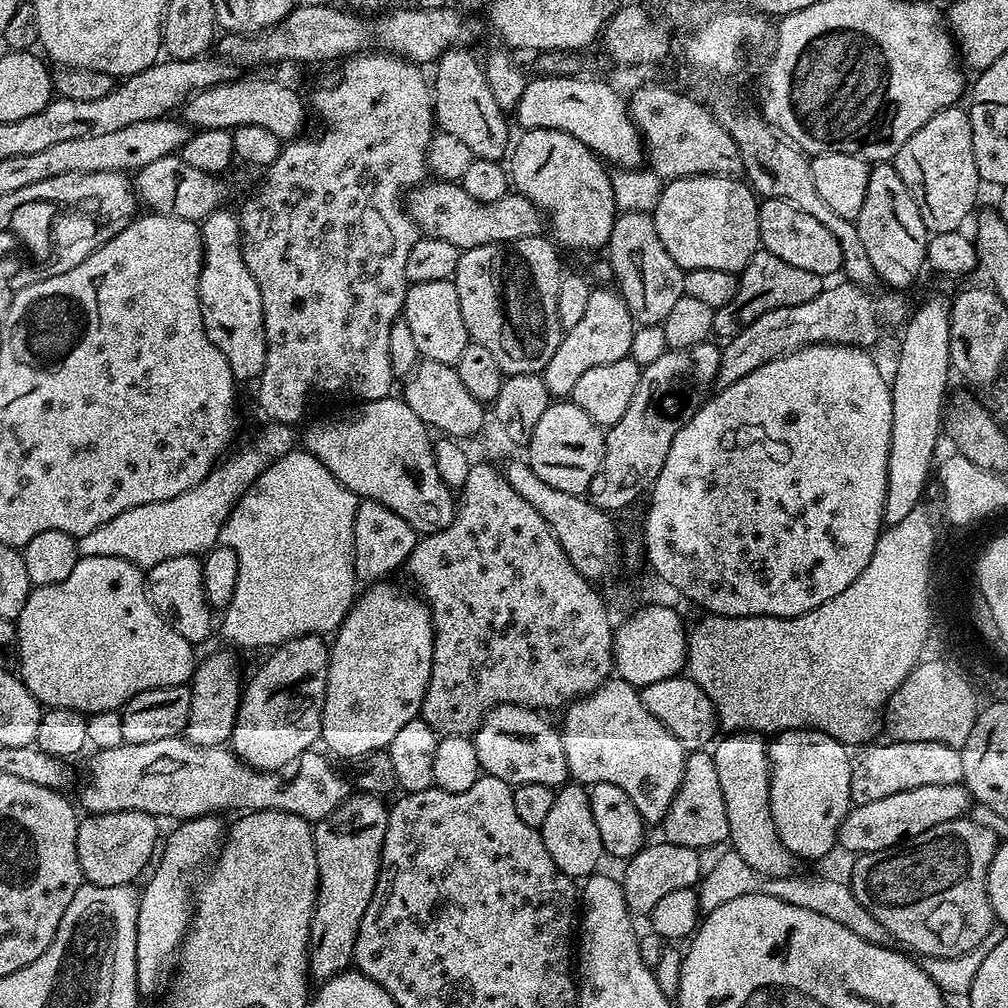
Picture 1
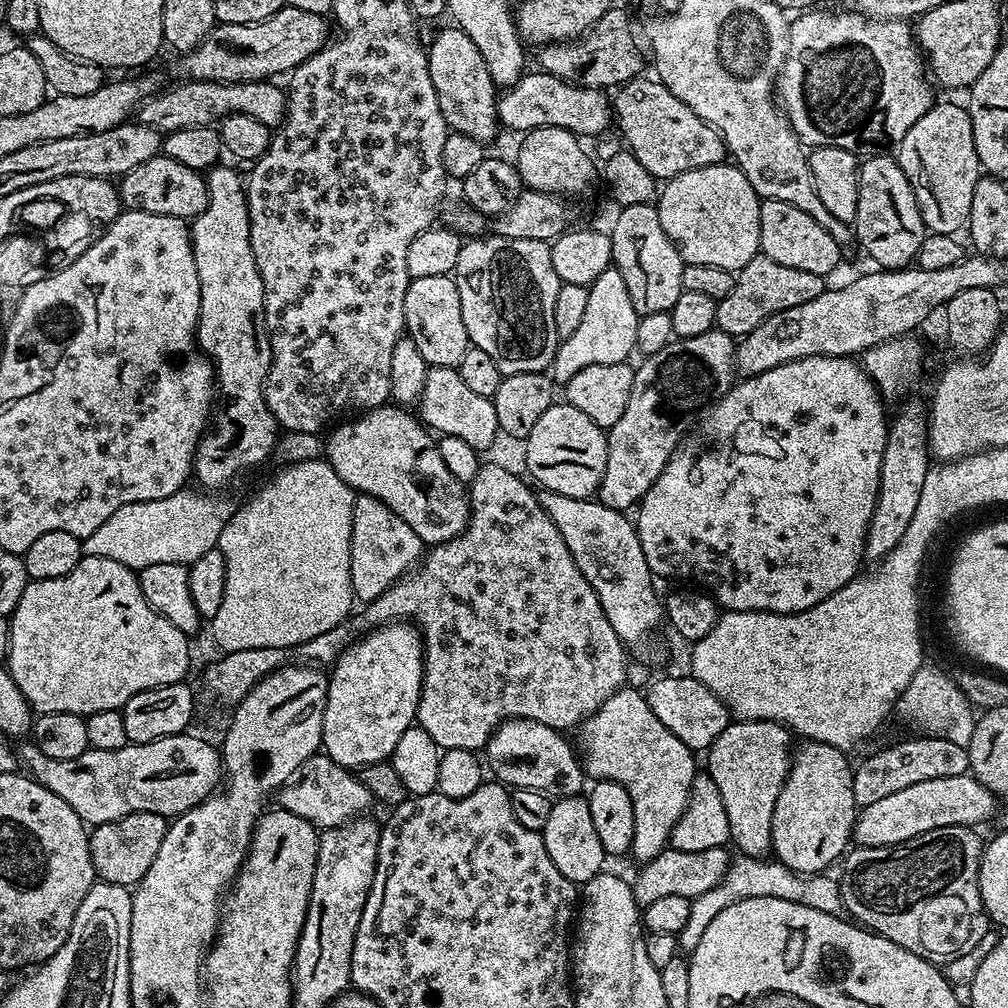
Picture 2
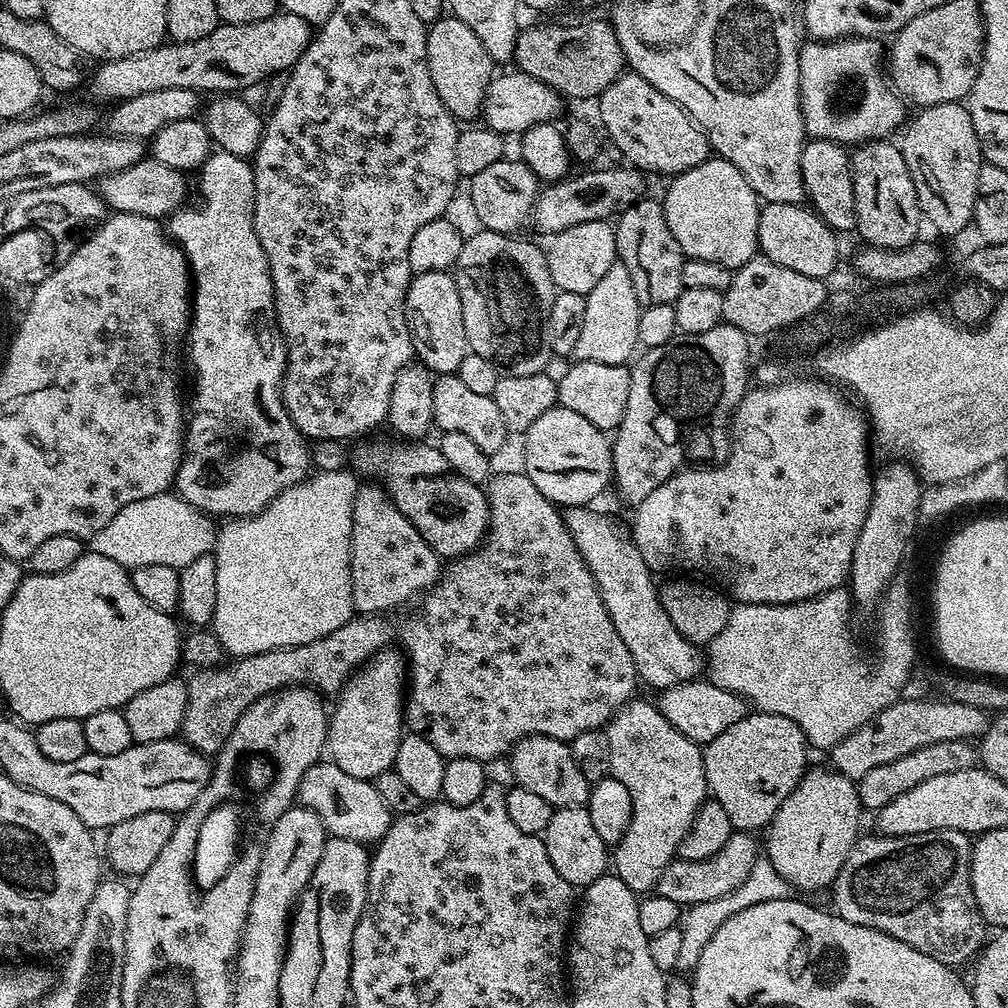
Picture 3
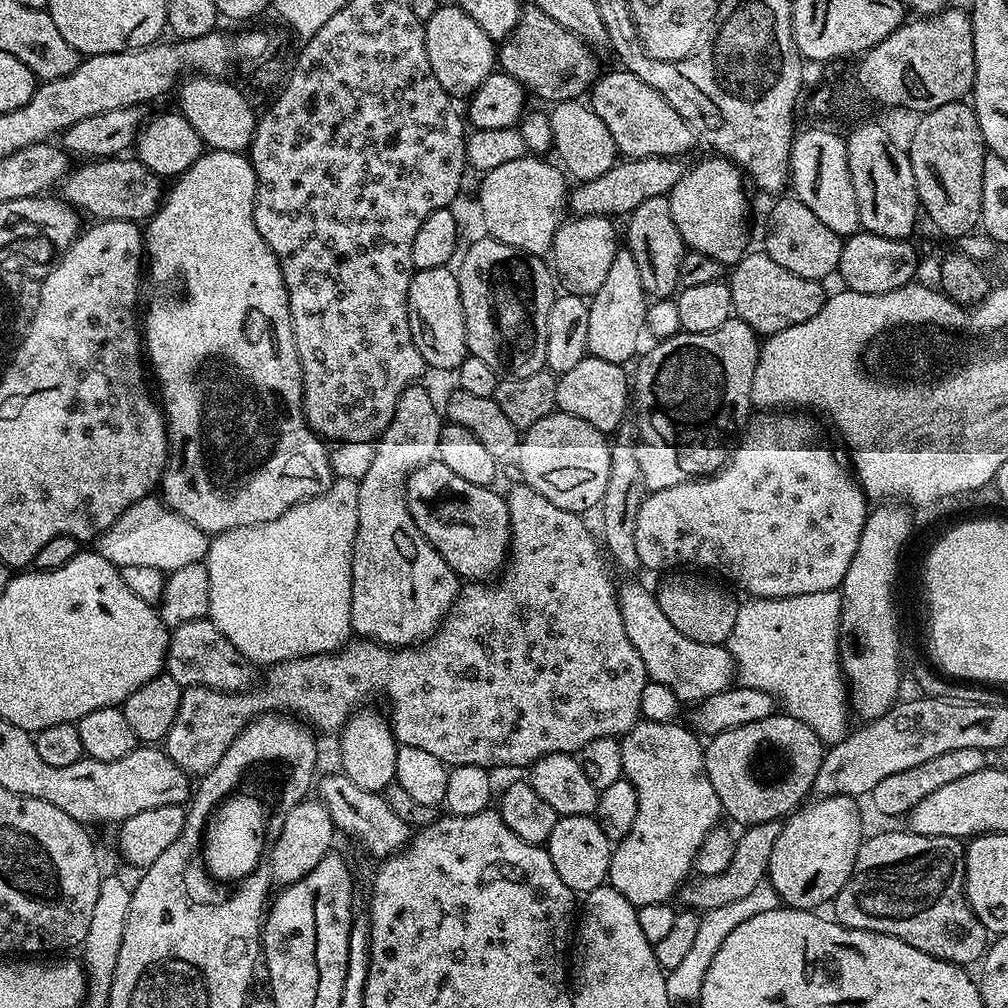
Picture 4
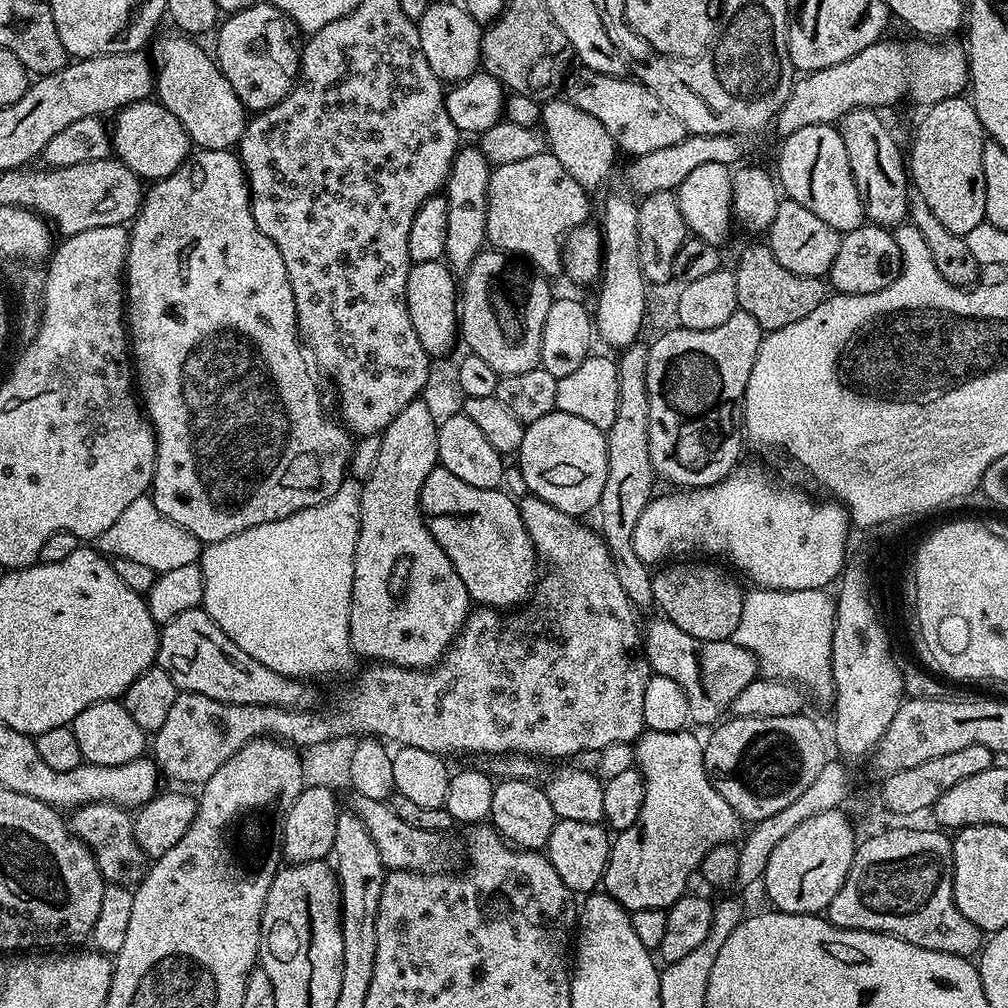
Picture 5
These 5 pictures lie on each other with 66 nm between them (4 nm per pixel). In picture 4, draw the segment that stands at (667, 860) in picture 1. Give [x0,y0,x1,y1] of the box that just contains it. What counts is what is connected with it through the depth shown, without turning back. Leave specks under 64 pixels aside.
[678,819,781,910]

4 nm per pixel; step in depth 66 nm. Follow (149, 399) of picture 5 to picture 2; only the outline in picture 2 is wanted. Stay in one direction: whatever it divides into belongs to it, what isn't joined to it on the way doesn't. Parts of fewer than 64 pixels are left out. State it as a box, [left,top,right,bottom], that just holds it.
[190,166,278,490]

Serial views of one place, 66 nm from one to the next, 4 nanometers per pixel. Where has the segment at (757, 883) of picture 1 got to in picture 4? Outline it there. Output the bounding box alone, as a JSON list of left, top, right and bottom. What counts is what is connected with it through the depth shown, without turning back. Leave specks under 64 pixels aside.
[667,882,778,1001]

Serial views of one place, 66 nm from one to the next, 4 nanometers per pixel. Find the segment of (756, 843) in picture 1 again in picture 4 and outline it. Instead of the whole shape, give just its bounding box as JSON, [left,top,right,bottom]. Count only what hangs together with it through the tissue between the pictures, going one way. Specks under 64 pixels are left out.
[704,714,825,826]

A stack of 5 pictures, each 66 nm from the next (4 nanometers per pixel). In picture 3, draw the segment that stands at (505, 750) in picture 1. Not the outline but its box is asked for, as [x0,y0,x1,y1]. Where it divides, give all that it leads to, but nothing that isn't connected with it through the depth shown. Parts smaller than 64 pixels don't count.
[507,736,590,809]

